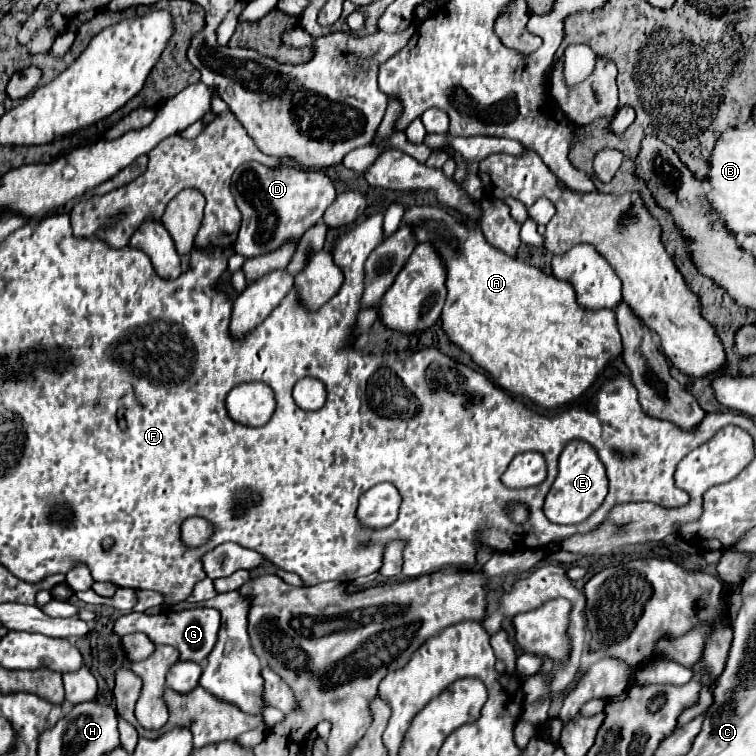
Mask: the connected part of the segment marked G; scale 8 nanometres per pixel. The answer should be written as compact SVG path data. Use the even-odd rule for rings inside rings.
M192 609L192 611L164 611L158 615L146 615L146 613L128 613L128 615L120 615L114 621L114 633L124 637L128 633L136 633L142 631L150 637L152 643L156 645L172 645L174 649L178 649L180 659L182 661L194 661L194 663L204 663L208 653L212 651L216 639L218 639L218 629L220 629L220 615L216 609Z

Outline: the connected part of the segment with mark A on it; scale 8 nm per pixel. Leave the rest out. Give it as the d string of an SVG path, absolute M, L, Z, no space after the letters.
M412 207L404 213L402 223L412 225L418 243L434 243L444 259L448 271L448 299L442 311L442 329L450 341L464 349L482 369L486 369L502 389L528 397L538 407L560 409L584 397L584 393L604 373L608 363L622 355L624 347L616 327L616 313L606 309L592 311L580 307L570 283L562 279L558 281L538 267L504 255L486 243L480 229L466 227L462 221L448 215L442 207Z

